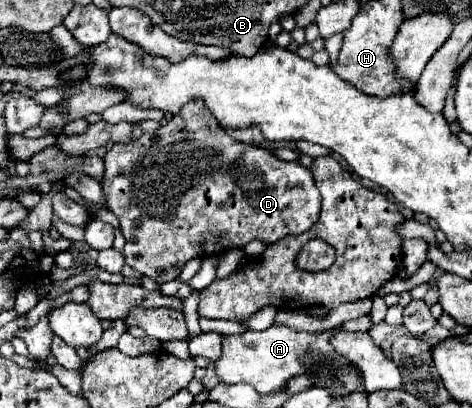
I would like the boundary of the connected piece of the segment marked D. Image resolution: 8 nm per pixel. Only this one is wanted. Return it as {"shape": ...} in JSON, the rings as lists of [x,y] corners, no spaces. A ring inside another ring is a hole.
{"shape":[[[189,102],[189,106],[183,108],[179,114],[175,114],[165,126],[157,128],[155,132],[145,132],[139,140],[133,140],[129,144],[113,144],[113,148],[107,152],[107,168],[103,174],[103,194],[105,194],[105,206],[121,222],[121,232],[125,236],[125,250],[123,250],[125,262],[131,268],[139,270],[141,274],[153,278],[159,286],[163,282],[169,282],[171,278],[177,278],[181,274],[185,262],[191,258],[219,256],[227,248],[231,248],[231,246],[243,248],[251,240],[263,240],[265,244],[271,244],[271,242],[277,242],[279,238],[285,238],[289,234],[303,234],[317,222],[319,210],[321,210],[321,194],[319,194],[319,190],[313,182],[313,176],[307,168],[303,168],[297,162],[279,160],[265,148],[257,148],[257,146],[233,140],[221,126],[217,126],[215,116],[211,114],[211,110],[207,110],[207,106],[203,106],[203,102]]]}

